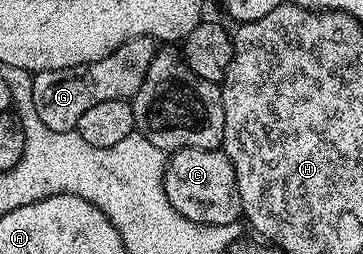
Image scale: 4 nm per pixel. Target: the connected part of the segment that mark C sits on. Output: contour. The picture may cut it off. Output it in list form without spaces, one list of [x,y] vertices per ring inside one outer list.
[[[185,148],[174,151],[167,159],[163,187],[169,204],[173,204],[185,220],[206,226],[233,226],[240,221],[243,209],[237,192],[237,176],[229,156],[222,149]]]

